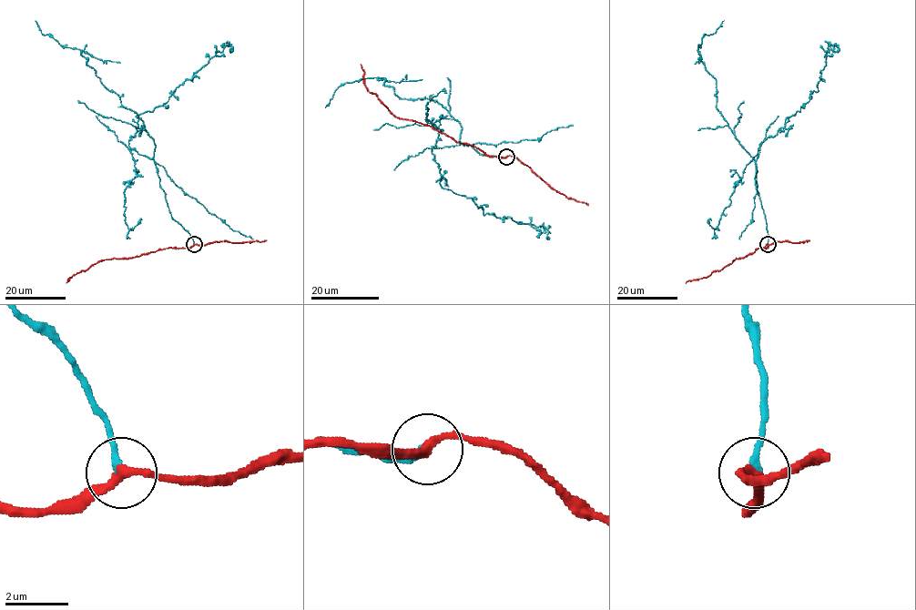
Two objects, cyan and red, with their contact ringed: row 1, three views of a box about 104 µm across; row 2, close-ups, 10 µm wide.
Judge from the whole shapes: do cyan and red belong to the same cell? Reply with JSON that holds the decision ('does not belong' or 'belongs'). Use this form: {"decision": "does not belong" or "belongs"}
{"decision": "does not belong"}

